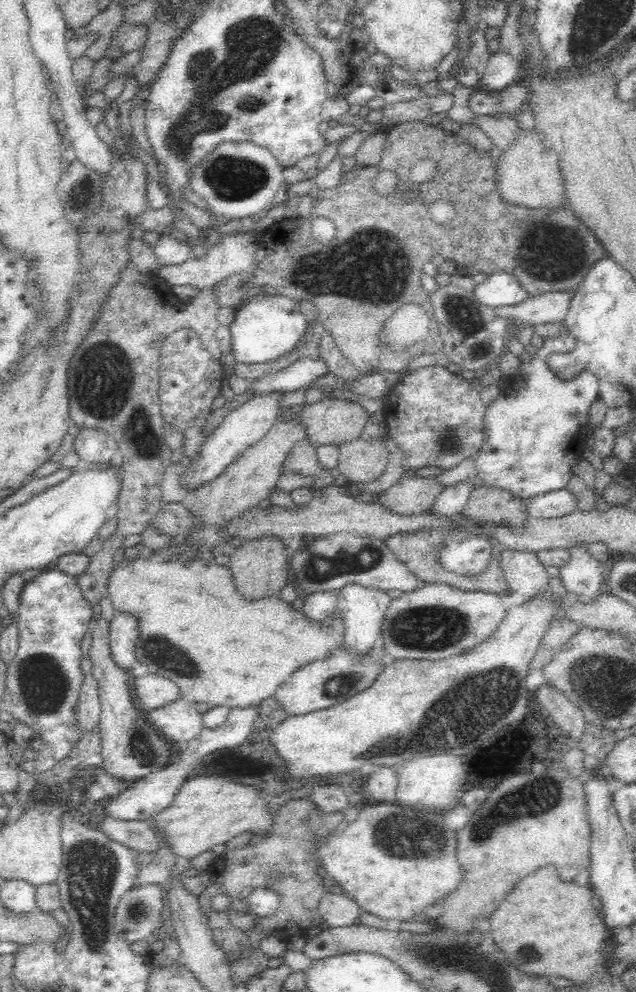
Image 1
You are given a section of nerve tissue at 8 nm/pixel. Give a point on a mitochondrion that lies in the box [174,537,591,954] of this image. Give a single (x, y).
(474, 711)

